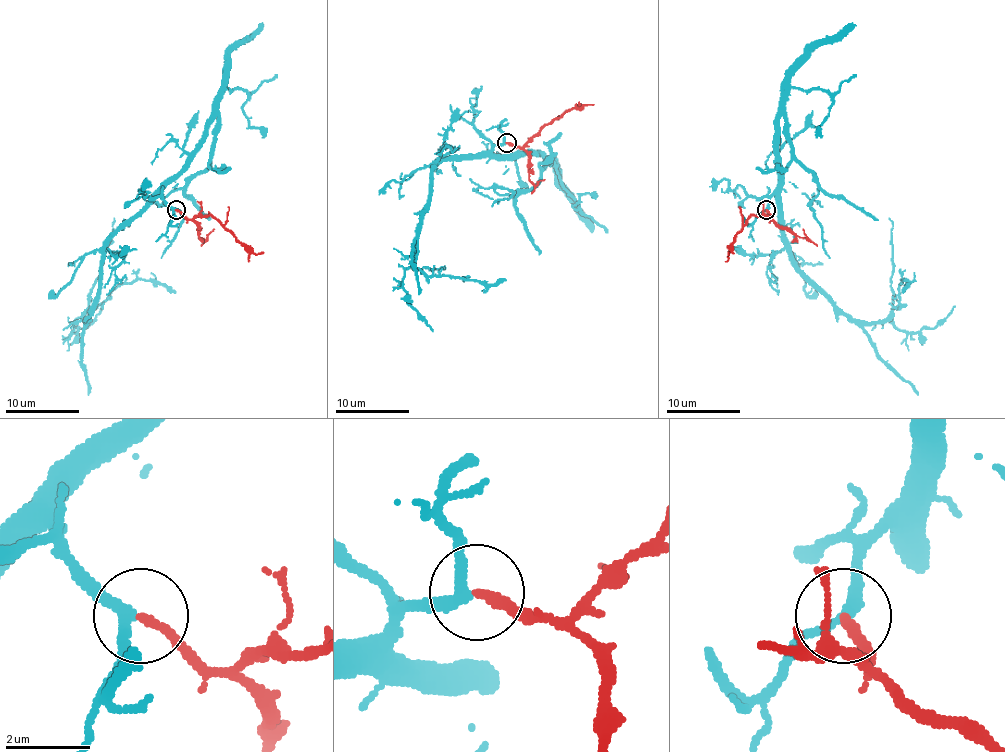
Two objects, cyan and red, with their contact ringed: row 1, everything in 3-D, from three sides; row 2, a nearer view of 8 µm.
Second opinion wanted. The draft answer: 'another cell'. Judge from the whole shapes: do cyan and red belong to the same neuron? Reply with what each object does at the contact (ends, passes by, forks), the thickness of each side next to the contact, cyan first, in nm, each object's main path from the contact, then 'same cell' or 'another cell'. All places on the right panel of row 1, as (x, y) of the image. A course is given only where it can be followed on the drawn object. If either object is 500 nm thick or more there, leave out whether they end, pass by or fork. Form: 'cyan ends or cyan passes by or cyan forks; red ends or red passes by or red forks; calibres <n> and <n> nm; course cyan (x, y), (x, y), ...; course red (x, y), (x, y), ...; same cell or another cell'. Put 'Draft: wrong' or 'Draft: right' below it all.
cyan passes by; red ends; calibres 240 and 200 nm; course cyan (766, 210), (776, 195), (779, 230), (792, 262), (853, 319), (883, 323), (900, 304), (903, 278), (903, 293); course red (766, 210), (770, 219), (766, 215), (751, 215), (727, 252); same cell
Draft: wrong

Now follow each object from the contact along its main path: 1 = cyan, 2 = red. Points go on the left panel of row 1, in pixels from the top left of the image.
1: (175, 210), (157, 195), (118, 230), (105, 247), (100, 299), (83, 317), (138, 278), (175, 293)
2: (175, 210), (194, 219), (198, 215), (212, 215), (257, 254), (262, 252)

